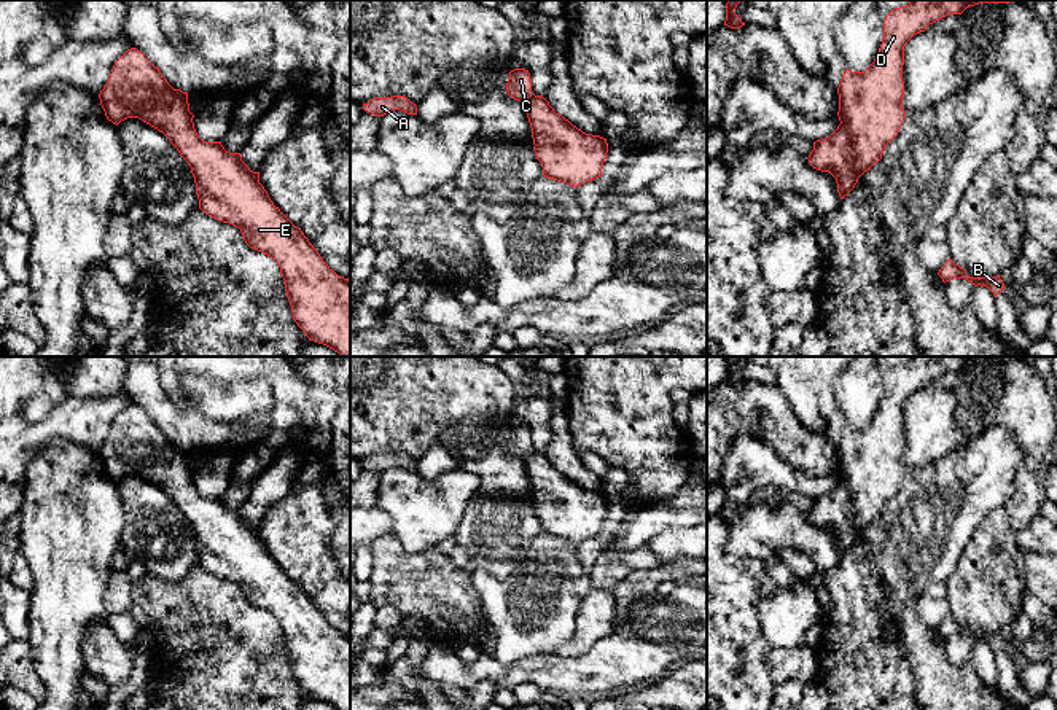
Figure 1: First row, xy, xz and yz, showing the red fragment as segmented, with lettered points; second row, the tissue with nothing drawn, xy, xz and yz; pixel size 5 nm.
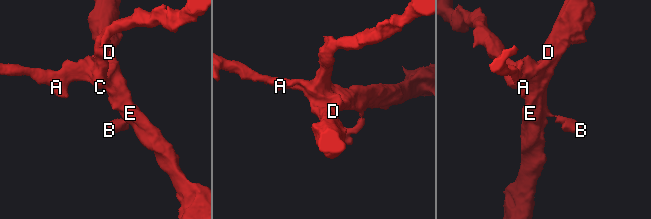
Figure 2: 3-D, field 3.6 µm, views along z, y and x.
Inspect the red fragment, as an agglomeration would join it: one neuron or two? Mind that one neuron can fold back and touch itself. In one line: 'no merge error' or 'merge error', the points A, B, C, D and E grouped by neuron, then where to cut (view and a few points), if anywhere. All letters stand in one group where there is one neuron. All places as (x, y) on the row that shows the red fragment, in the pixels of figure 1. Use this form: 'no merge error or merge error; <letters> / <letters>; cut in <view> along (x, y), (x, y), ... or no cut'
no merge error; A B C D E; no cut

